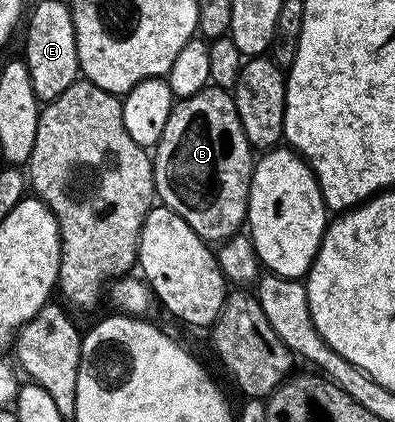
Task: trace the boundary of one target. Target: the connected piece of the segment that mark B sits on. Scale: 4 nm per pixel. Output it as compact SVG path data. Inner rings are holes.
M210 85L191 97L177 99L151 158L156 198L179 213L179 217L183 217L183 221L187 221L187 225L191 225L191 229L195 229L206 243L220 245L246 226L255 151L249 146L247 133L243 133L237 106L228 90Z

